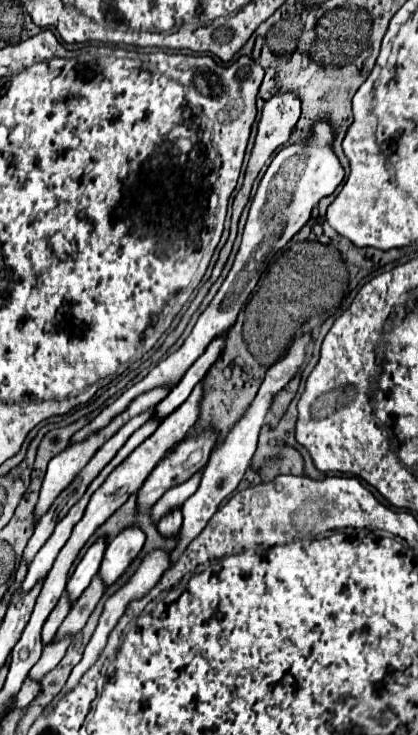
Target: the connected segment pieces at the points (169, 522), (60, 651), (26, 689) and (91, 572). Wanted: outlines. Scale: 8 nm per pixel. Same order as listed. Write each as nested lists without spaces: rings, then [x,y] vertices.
[[[177,510],[177,512],[169,514],[169,516],[165,516],[165,518],[157,524],[157,530],[159,530],[159,534],[165,536],[165,538],[179,534],[179,530],[181,530],[181,512]]]
[[[63,638],[63,640],[57,640],[57,642],[47,644],[47,646],[43,648],[43,656],[39,658],[39,662],[37,662],[37,664],[31,668],[31,672],[29,672],[31,680],[41,682],[41,678],[61,662],[61,658],[65,656],[69,644],[71,644],[71,638]]]
[[[27,678],[25,684],[23,684],[23,688],[19,690],[19,694],[17,694],[17,698],[15,698],[13,708],[15,708],[15,706],[27,706],[37,694],[39,694],[39,684],[35,684],[35,682],[31,682],[31,680]]]
[[[105,538],[97,540],[97,542],[87,550],[87,554],[83,556],[83,560],[77,564],[73,576],[71,576],[69,582],[67,582],[67,596],[69,596],[71,602],[77,602],[79,596],[83,594],[83,590],[91,584],[93,576],[95,576],[97,570],[99,570],[99,564],[101,564],[105,546],[107,546]]]

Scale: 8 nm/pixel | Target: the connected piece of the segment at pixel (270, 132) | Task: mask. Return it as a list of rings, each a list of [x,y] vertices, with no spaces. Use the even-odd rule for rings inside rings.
[[[281,94],[281,96],[273,96],[271,100],[265,102],[265,108],[263,108],[263,114],[261,114],[261,120],[259,120],[259,126],[257,126],[257,136],[255,136],[255,146],[253,146],[253,152],[251,152],[251,158],[249,158],[249,164],[247,164],[247,172],[245,172],[245,182],[241,186],[241,190],[237,192],[235,200],[233,200],[233,220],[231,220],[231,228],[235,230],[237,228],[237,220],[239,220],[239,214],[241,210],[245,208],[247,200],[249,200],[249,194],[251,194],[251,186],[259,174],[259,170],[265,166],[265,162],[271,158],[271,154],[283,146],[289,144],[289,138],[291,138],[291,132],[299,120],[299,98],[295,94]]]

